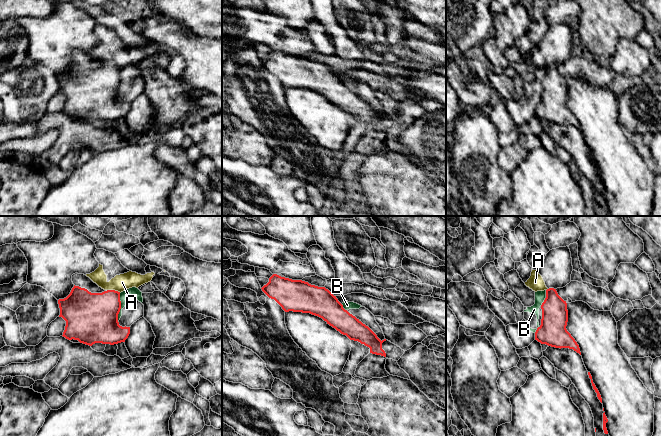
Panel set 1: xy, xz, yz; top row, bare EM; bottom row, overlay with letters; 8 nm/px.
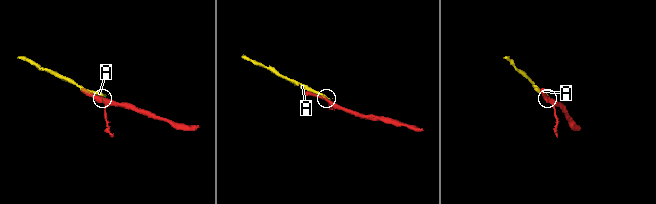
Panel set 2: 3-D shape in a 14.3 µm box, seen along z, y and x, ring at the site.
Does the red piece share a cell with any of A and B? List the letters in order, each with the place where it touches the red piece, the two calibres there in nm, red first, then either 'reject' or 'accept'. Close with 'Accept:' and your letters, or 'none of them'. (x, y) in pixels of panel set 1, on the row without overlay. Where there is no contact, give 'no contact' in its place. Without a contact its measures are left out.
A: meets red in xy at (114, 66); 360 nm thick on the red side, 140 nm on the other; reject
B: meets red in xy at (120, 84); 400 nm thick on the red side, 90 nm on the other; reject
Accept: none of them

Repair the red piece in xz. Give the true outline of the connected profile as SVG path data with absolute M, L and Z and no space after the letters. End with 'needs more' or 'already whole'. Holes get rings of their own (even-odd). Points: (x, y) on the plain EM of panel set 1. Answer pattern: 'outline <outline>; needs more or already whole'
outline M273 50L269 54L269 58L261 65L269 74L274 75L285 88L302 88L318 92L350 116L358 117L369 123L370 129L386 133L386 129L382 125L382 119L386 115L381 117L368 102L345 86L336 72L325 63L318 63L302 56L292 56Z; already whole

